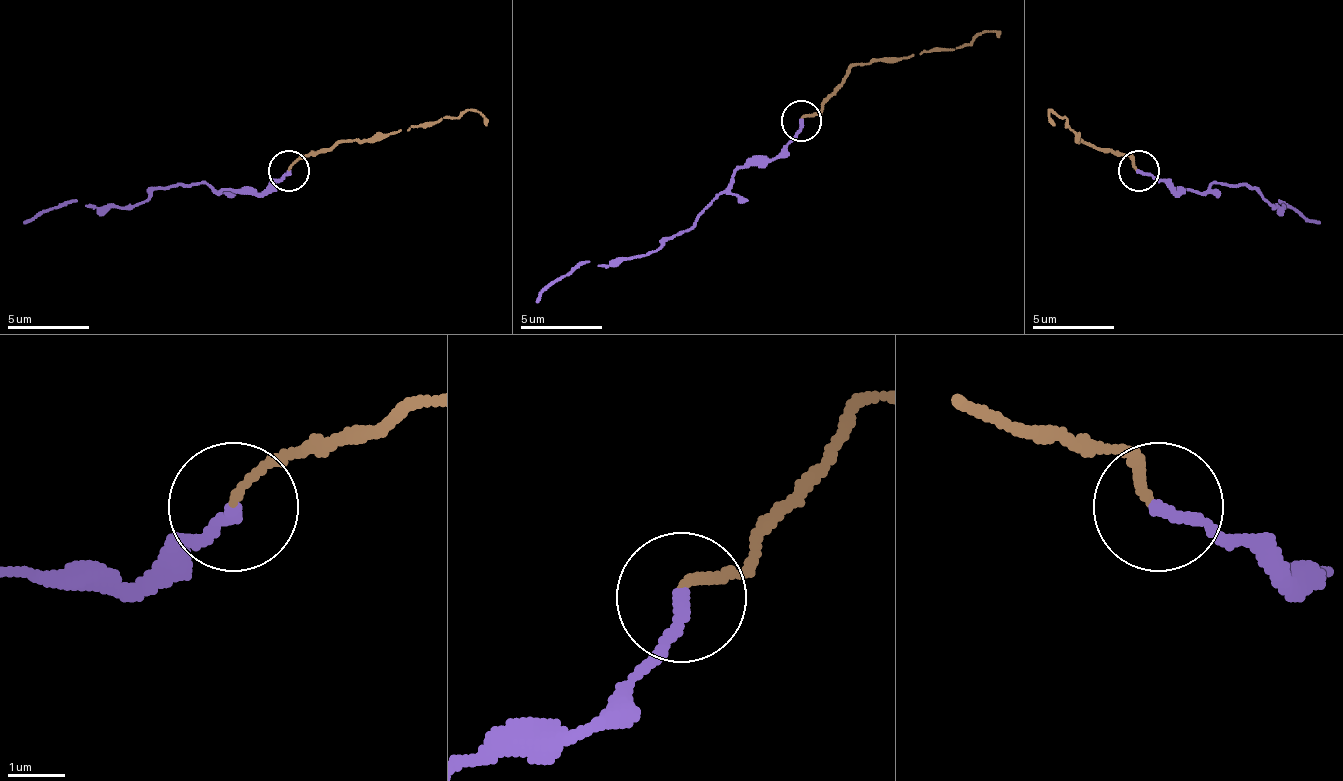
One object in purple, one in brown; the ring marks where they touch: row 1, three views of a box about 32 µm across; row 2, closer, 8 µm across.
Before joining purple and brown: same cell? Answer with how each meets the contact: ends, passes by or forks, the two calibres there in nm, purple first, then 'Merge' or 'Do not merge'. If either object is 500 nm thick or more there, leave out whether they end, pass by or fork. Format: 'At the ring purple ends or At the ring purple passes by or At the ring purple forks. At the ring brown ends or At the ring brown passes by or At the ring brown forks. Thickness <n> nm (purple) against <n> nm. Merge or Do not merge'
At the ring purple ends. At the ring brown ends. Thickness 220 nm (purple) against 140 nm. Merge

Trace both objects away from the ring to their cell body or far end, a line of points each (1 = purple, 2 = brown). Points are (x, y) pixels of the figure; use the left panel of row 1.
1: (288, 172), (259, 192), (178, 184), (129, 208), (68, 200), (23, 225)
2: (288, 172), (308, 155), (341, 139), (385, 139), (471, 110), (487, 127)

